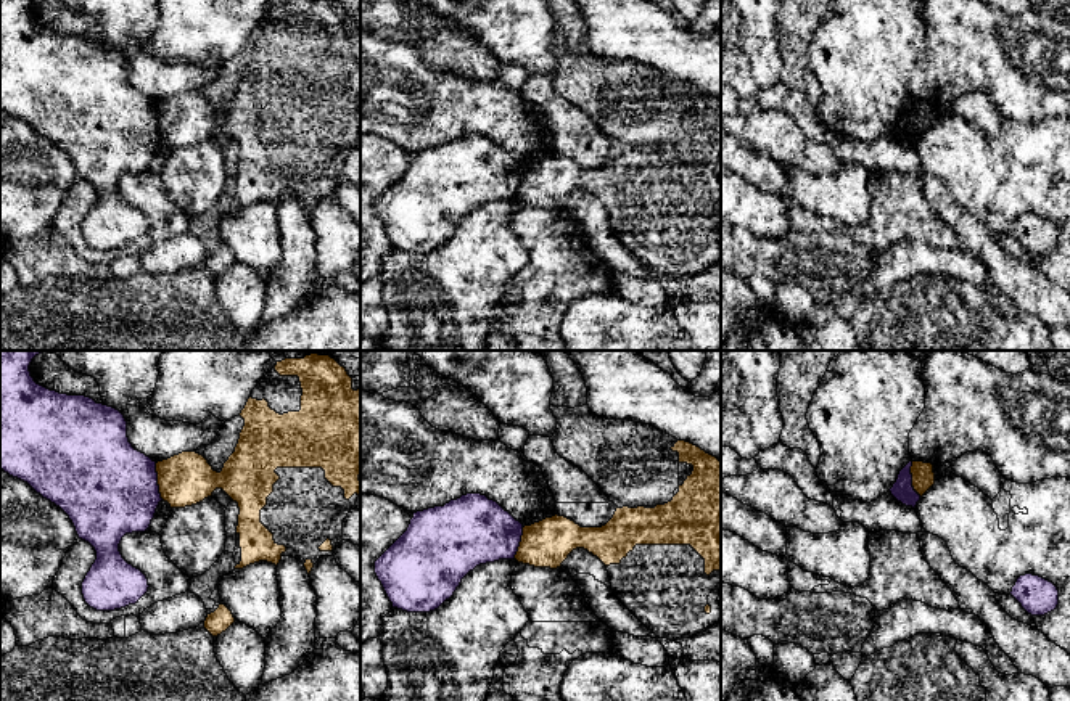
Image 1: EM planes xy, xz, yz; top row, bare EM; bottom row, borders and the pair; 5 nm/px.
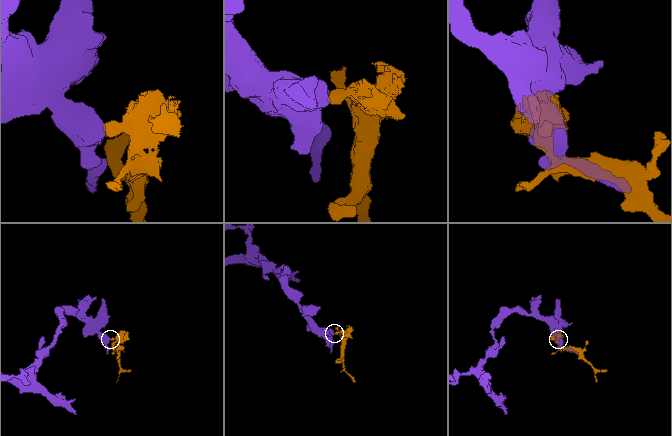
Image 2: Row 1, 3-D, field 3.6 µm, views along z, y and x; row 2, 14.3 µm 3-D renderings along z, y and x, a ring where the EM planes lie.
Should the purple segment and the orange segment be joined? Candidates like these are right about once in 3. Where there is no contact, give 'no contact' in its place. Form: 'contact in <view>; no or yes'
contact in xy; no

